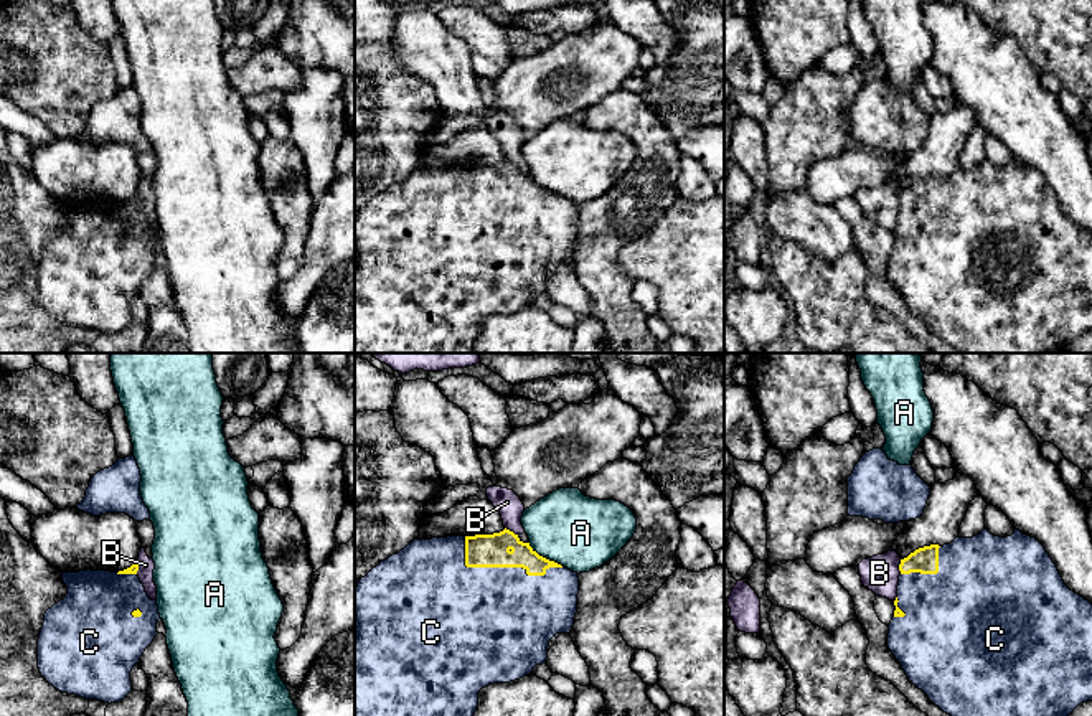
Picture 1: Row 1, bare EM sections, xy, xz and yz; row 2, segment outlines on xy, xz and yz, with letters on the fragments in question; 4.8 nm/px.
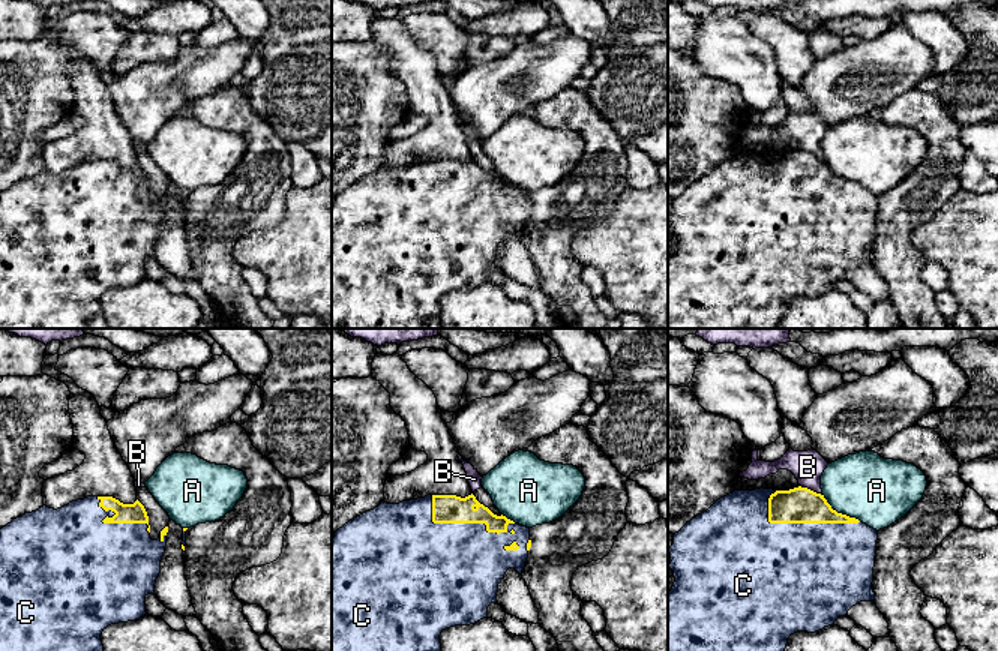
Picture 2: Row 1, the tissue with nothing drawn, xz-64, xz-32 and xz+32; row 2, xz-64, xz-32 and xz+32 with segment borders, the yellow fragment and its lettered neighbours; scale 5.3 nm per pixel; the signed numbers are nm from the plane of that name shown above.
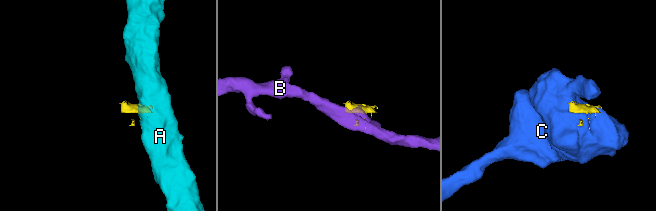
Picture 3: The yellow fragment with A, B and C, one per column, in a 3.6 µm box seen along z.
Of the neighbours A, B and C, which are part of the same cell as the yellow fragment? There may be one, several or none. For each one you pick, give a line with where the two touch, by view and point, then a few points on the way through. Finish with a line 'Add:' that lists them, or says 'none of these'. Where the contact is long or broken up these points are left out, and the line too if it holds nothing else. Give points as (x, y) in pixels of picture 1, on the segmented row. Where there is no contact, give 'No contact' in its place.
C: Touches yellow at xz (500, 566)
Add: C

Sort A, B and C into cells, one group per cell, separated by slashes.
A / B / C

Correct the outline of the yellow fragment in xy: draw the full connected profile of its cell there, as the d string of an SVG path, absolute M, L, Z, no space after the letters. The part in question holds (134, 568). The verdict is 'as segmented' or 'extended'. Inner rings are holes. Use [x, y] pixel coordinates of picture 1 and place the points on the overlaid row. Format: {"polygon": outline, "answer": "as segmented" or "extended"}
{"polygon": "M139 564L111 571L63 572L68 594L45 614L38 638L38 668L58 691L119 703L132 691L130 671L153 642L160 619L139 576Z", "answer": "extended"}

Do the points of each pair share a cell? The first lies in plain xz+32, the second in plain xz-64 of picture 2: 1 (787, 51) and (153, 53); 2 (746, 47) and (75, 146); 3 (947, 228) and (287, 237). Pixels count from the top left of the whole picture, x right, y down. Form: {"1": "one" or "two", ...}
{"1": "two", "2": "one", "3": "one"}

